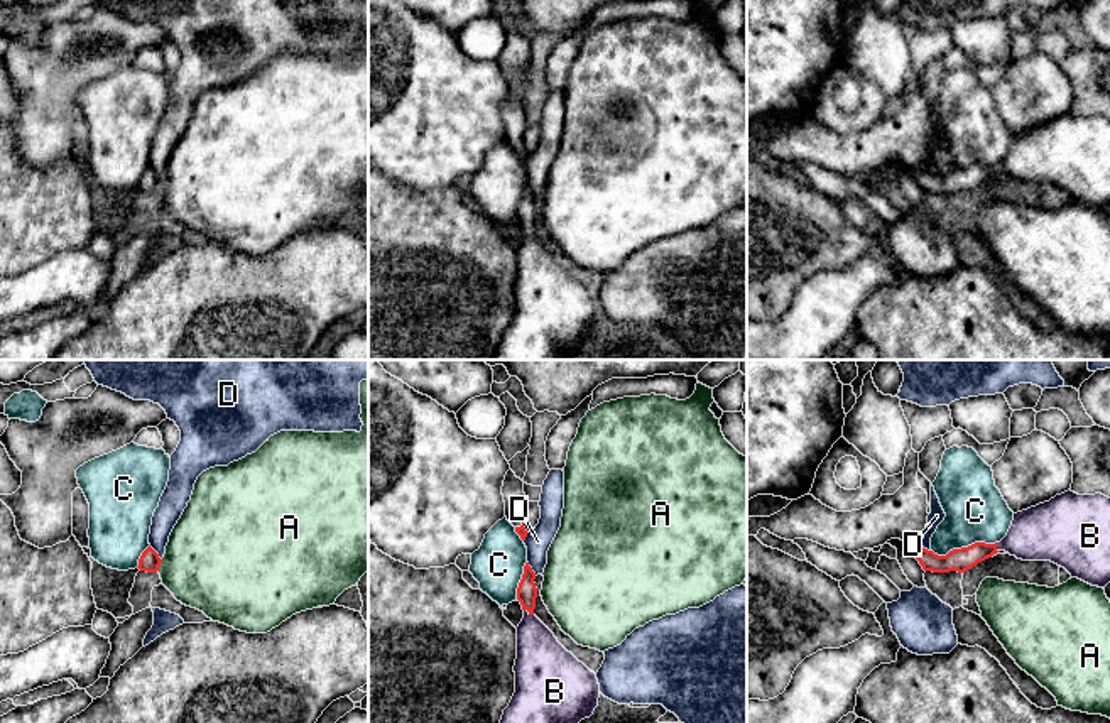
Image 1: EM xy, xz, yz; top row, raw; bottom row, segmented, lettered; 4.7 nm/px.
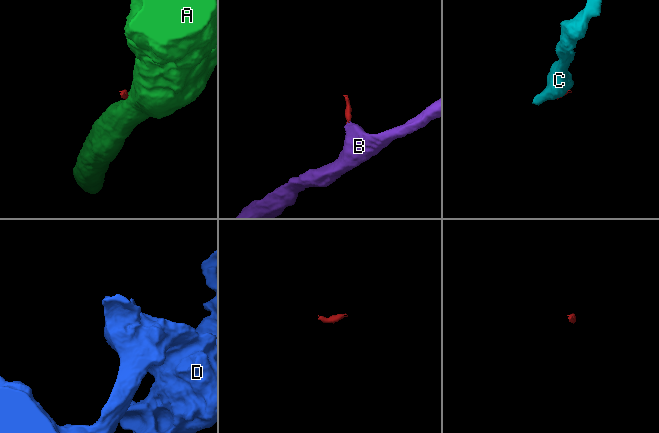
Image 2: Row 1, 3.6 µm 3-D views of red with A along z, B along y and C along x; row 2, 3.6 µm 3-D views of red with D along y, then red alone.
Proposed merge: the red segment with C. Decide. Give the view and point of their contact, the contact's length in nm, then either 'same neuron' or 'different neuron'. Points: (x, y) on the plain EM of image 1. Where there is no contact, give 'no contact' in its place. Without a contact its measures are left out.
yz (963, 169) | 320 nm | different neuron

